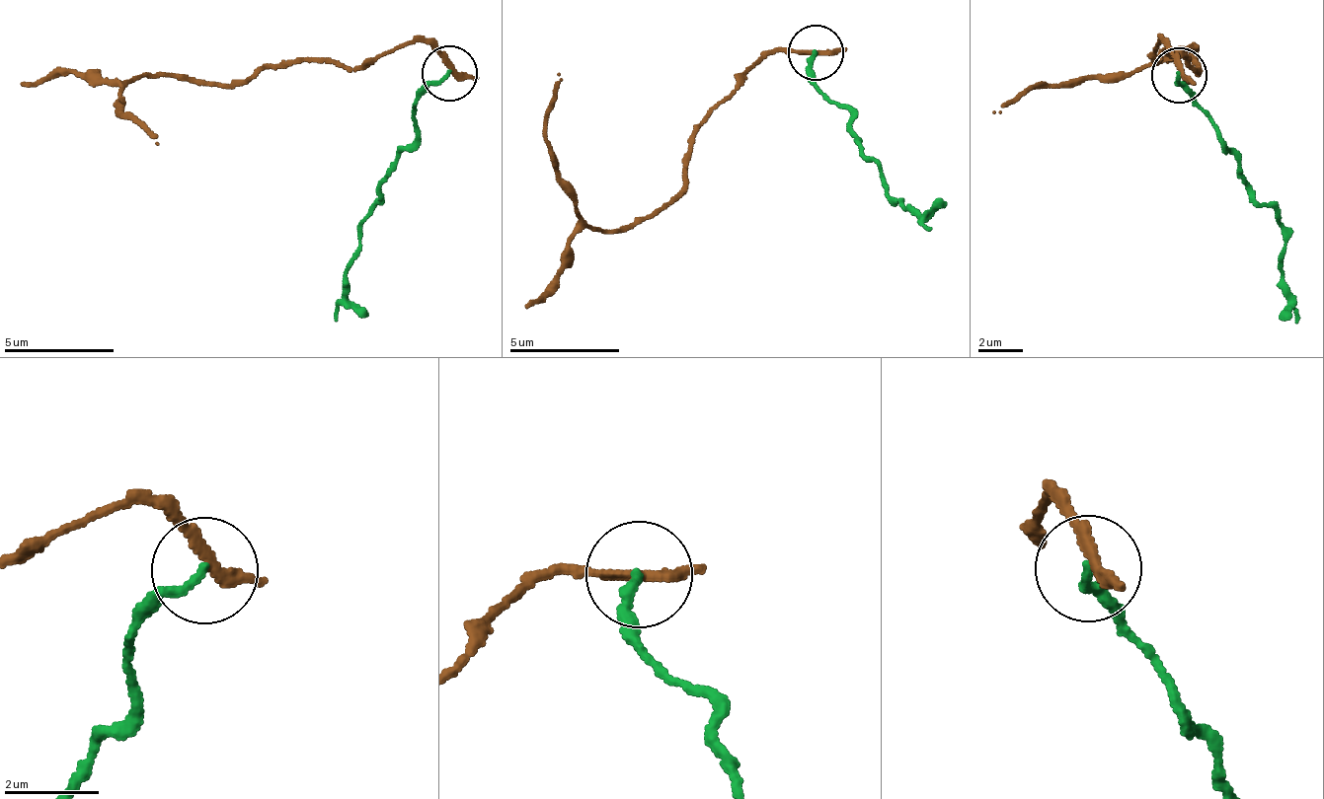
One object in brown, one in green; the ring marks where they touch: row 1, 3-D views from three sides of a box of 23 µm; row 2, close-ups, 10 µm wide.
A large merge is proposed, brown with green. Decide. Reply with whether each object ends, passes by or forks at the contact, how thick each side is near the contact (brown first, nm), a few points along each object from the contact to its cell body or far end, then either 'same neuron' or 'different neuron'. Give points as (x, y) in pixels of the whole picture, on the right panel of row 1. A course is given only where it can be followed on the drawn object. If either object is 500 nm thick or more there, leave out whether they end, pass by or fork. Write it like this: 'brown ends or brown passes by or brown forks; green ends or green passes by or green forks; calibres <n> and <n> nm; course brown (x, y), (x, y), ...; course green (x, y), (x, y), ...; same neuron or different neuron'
brown passes by; green ends; calibres 200 and 180 nm; course brown (1178, 76), (1155, 39), (1154, 58), (1197, 71), (1173, 53), (1024, 87), (992, 110); course green (1178, 76), (1226, 145), (1245, 186), (1279, 214), (1284, 295), (1298, 321); different neuron

